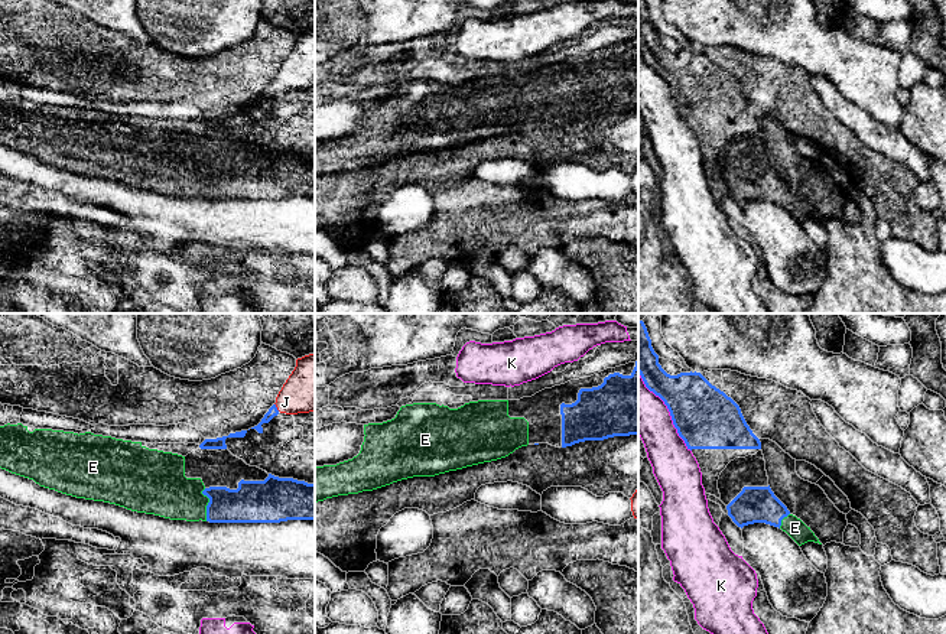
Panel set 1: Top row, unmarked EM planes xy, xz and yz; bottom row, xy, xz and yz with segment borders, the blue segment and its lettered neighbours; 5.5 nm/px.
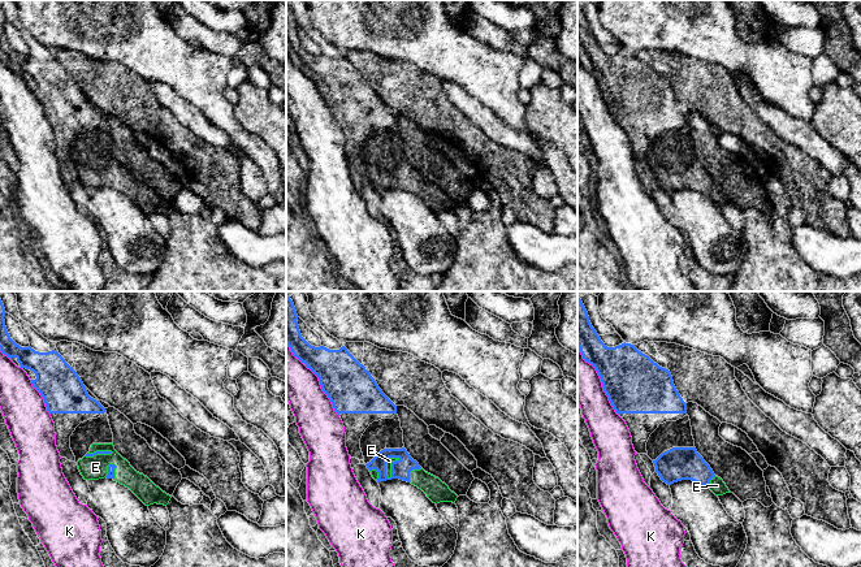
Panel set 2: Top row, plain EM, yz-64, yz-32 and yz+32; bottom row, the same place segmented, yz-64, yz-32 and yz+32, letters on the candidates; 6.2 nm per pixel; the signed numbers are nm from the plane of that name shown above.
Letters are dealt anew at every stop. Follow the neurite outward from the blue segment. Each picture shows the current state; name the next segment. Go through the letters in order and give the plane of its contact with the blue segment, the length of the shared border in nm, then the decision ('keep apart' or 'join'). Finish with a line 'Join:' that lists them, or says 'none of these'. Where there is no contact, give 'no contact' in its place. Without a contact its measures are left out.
E: meets blue in xy; contact 180 nm long; join
J: meets blue in xy; contact 50 nm long; keep apart
K: meets blue in yz; contact 550 nm long; keep apart
Join: E

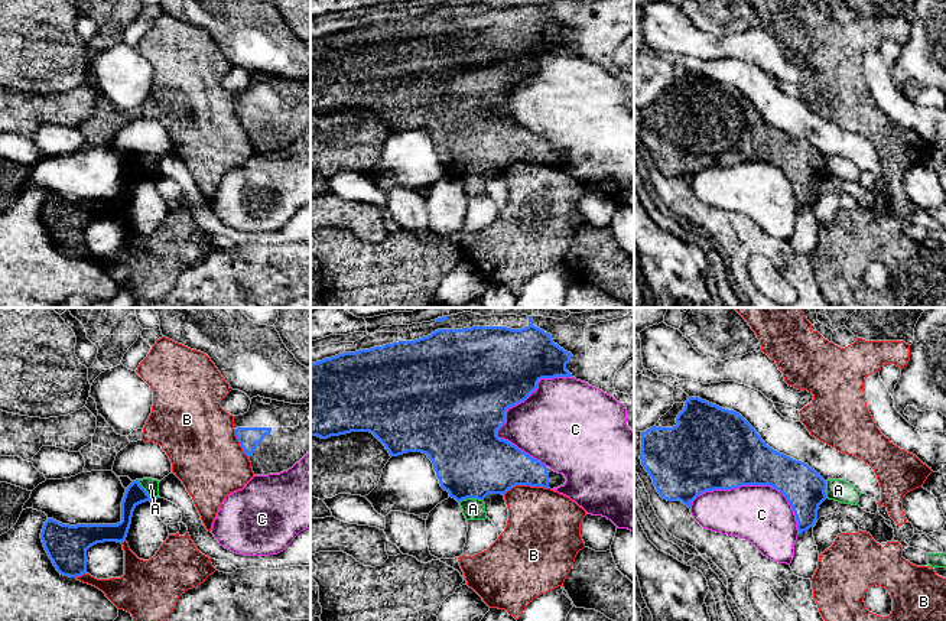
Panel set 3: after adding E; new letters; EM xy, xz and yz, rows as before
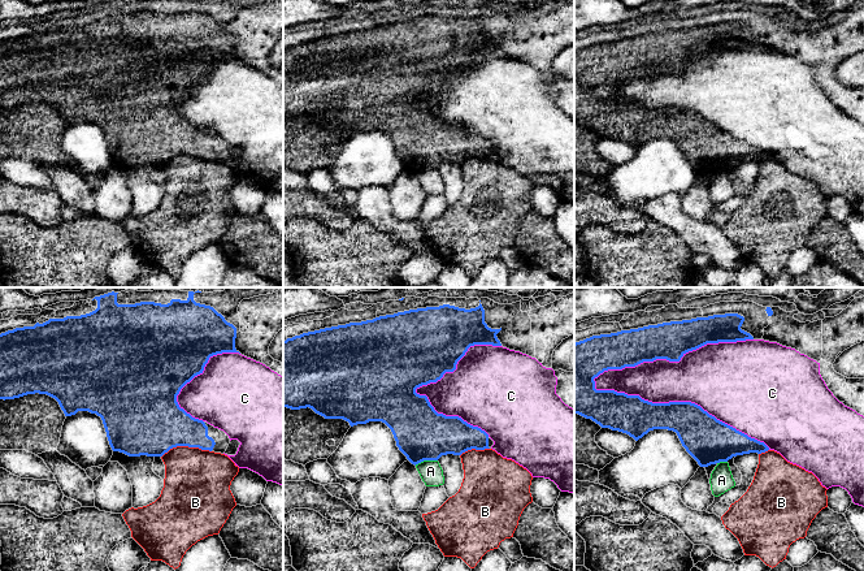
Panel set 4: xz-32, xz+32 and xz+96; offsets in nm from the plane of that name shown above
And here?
A: meets blue in xy; contact 160 nm long; keep apart
B: meets blue in xz; contact 260 nm long; keep apart
C: meets blue in xz; contact 550 nm long; keep apart
Join: none of these

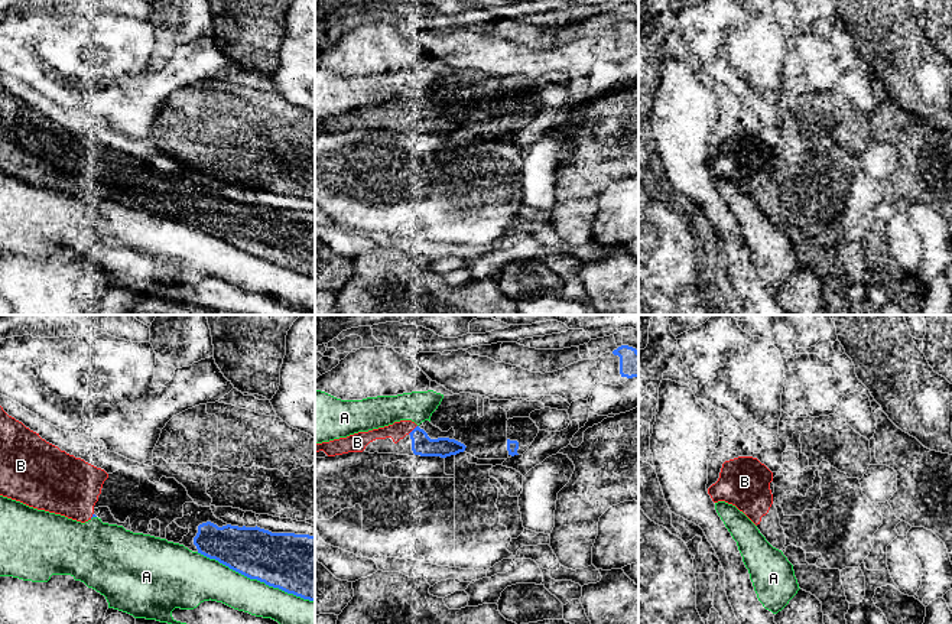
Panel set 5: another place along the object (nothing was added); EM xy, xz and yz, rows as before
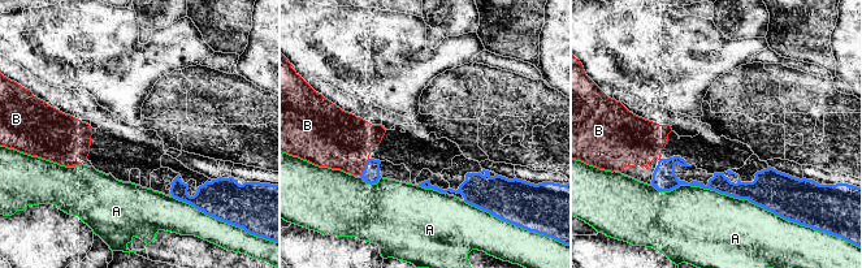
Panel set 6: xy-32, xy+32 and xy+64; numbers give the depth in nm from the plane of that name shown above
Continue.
A: meets blue in xy; contact 700 nm long; keep apart
B: meets blue in xz; contact 80 nm long; join
Join: B

